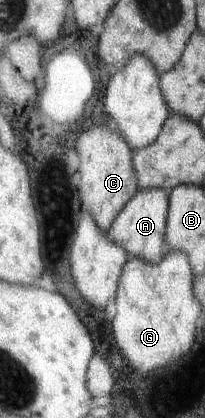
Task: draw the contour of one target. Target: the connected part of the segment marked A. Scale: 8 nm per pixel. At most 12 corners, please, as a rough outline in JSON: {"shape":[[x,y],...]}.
{"shape":[[135,192],[108,238],[158,264],[168,251],[169,194]]}

